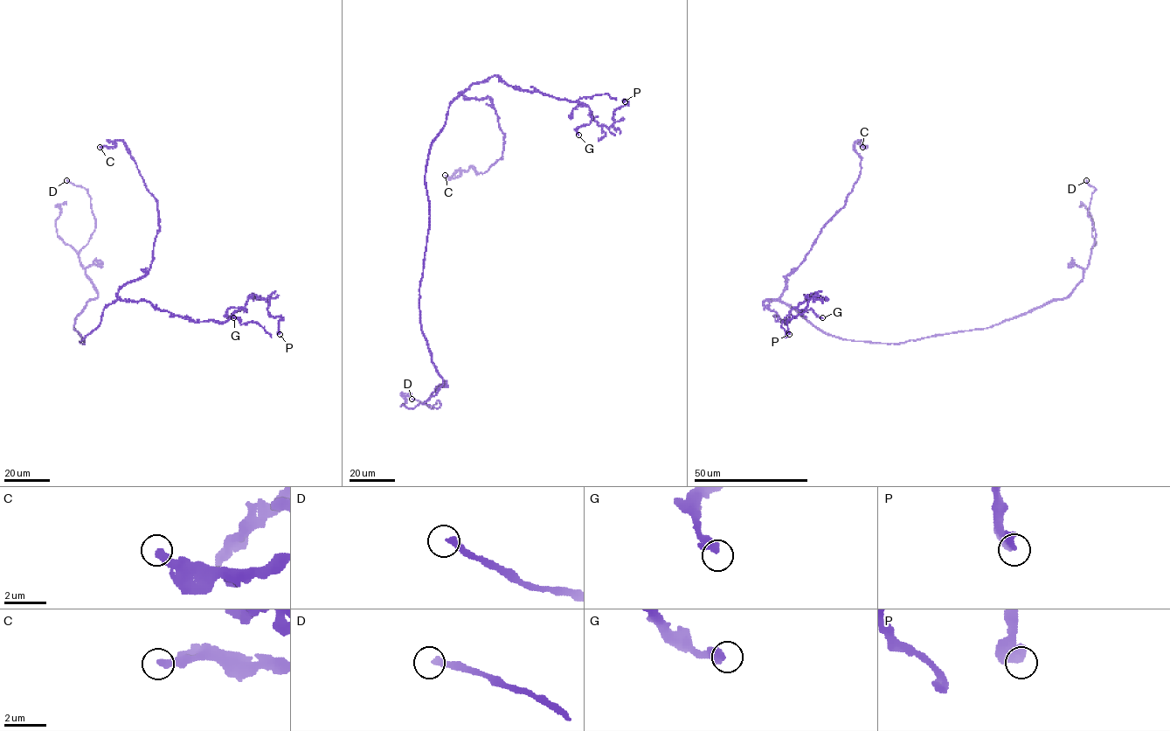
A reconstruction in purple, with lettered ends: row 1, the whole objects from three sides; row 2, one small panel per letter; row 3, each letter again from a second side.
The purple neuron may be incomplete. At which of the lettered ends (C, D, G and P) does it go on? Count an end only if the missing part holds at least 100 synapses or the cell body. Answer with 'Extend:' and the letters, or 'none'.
Extend: D

